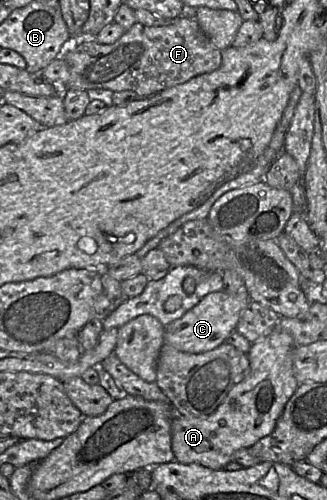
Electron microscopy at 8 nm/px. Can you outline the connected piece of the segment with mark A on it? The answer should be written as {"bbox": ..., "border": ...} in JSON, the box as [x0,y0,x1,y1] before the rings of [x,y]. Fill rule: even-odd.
{"bbox":[171,325,298,470],"border":[[[279,325],[269,335],[258,339],[247,353],[250,366],[245,378],[235,384],[222,404],[209,416],[185,417],[175,415],[171,423],[171,448],[175,461],[182,464],[196,463],[221,470],[232,461],[232,455],[238,449],[248,449],[263,437],[271,434],[284,407],[298,387],[294,376],[292,352],[295,348],[293,338]]]}

